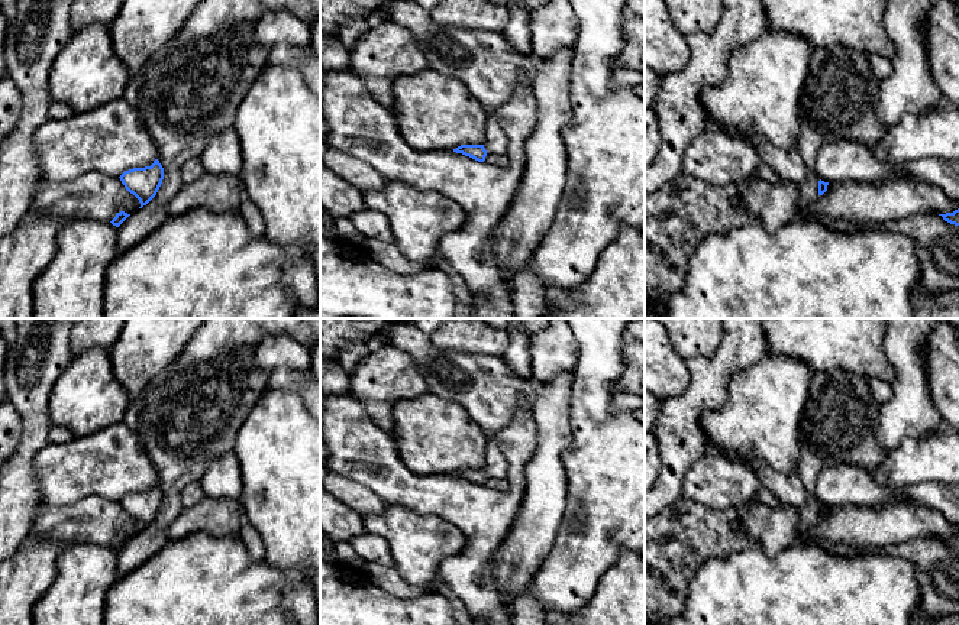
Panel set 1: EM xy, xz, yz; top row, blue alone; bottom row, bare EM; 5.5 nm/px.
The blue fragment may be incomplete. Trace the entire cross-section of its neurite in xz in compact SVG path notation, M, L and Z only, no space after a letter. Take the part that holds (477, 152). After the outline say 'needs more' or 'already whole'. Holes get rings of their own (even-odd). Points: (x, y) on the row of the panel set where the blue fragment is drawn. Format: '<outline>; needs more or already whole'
M490 111L485 124L485 142L482 145L461 145L453 152L469 156L478 162L484 162L488 153L507 152L507 133L503 120Z; needs more

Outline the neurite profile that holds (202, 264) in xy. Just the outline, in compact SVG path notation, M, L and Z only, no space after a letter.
M194 208L169 217L136 246L119 253L110 262L104 281L104 318L294 318L300 307L313 308L317 302L316 273L309 252L304 247L280 247L264 236L251 234L240 211L214 213L209 208Z

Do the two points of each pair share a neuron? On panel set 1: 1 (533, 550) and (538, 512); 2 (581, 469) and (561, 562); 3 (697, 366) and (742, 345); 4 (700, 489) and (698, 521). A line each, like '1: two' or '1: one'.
1: one
2: one
3: one
4: two

